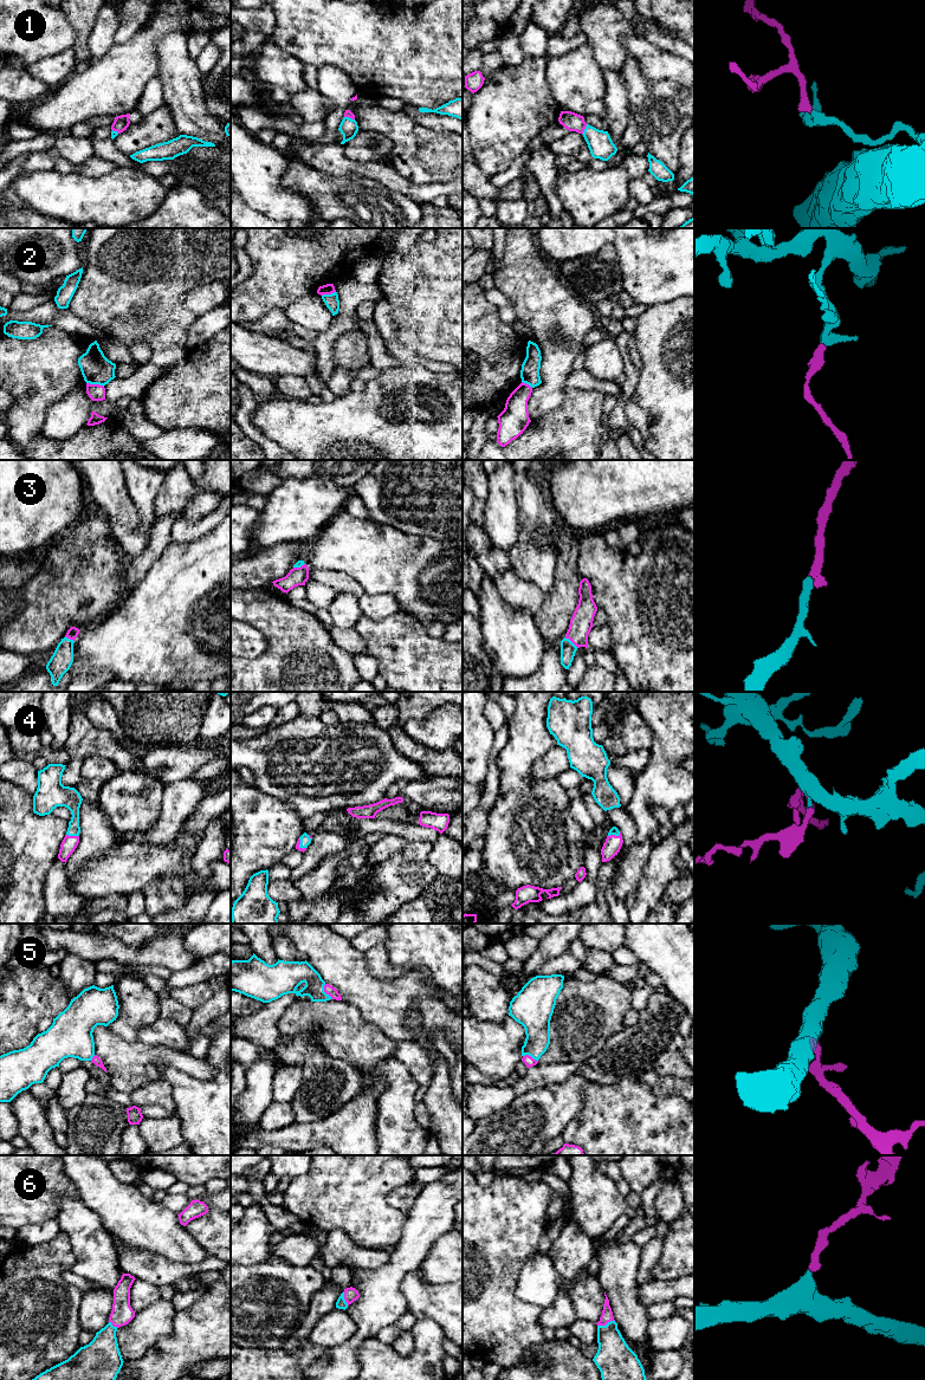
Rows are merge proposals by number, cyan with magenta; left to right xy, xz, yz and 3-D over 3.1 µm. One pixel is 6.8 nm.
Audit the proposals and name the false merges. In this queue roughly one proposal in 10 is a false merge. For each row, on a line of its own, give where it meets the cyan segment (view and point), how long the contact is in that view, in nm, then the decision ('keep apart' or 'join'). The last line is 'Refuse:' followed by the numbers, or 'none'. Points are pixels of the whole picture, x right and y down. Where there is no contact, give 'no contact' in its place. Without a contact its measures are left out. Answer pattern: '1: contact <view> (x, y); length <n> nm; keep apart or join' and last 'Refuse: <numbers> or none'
1: contact yz (584, 129); length 80 nm; join
2: contact xy (95, 383); length 120 nm; join
3: contact yz (570, 641); length 120 nm; join
4: contact xy (72, 835); length 90 nm; join
5: contact xz (324, 992); length 120 nm; join
6: contact yz (607, 1323); length 130 nm; join
Refuse: none

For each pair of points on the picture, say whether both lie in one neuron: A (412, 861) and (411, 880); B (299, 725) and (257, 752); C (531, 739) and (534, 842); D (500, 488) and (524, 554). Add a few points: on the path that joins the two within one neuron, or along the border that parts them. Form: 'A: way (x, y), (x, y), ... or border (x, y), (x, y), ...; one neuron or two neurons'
A: way (411, 866), (411, 875); one neuron
B: way (289, 736), (278, 738), (267, 747); one neuron
C: way (523, 765), (523, 804), (529, 816); one neuron
D: border (517, 507), (518, 538), (508, 552); two neurons

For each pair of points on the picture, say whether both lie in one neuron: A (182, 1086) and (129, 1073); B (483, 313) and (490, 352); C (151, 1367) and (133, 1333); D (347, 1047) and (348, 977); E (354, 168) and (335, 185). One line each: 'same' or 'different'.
A: different
B: same
C: different
D: different
E: different

